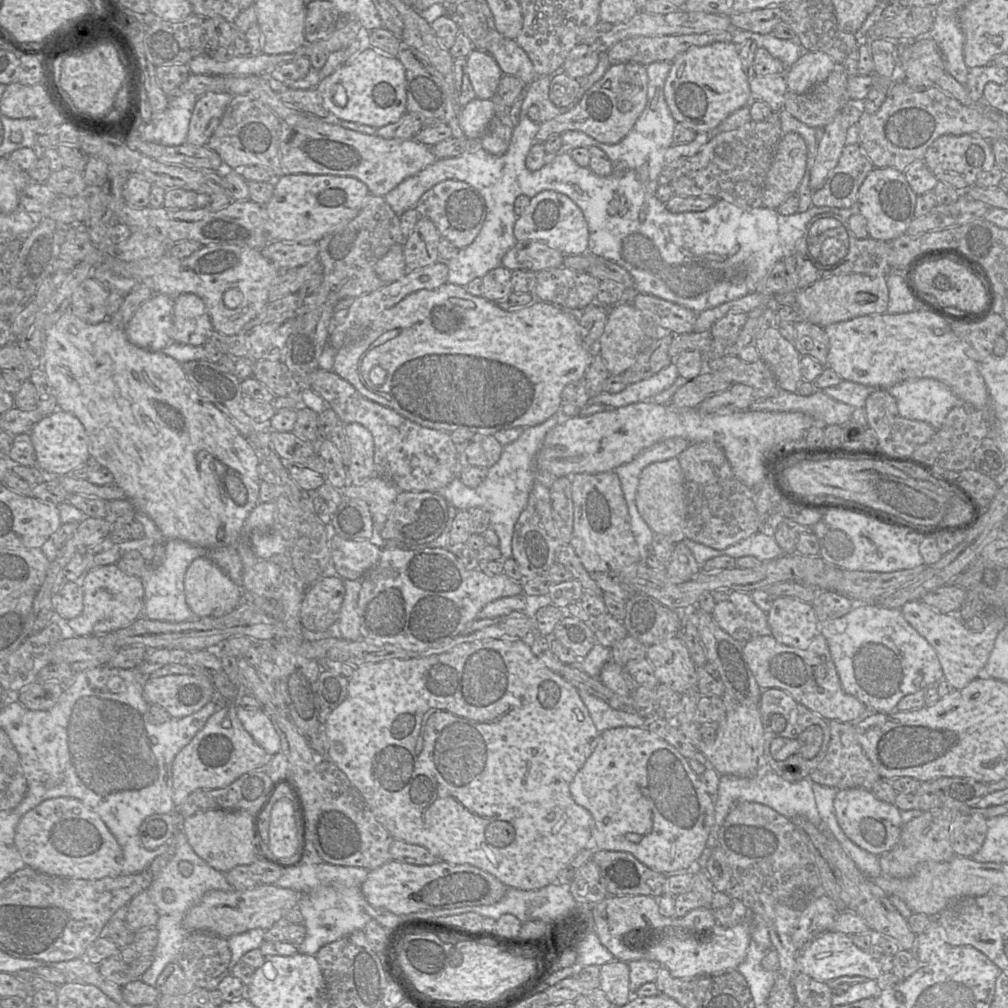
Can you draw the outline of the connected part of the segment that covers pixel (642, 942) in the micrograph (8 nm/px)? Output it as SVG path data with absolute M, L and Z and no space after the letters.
M607 896L590 907L589 918L600 942L617 960L650 960L665 967L674 978L692 979L725 971L736 970L746 957L751 938L749 921L732 927L717 924L710 907L690 911L681 918L664 917L659 912L657 900L651 896Z

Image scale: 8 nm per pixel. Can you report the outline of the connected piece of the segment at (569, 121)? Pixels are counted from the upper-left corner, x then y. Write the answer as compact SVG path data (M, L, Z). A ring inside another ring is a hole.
M639 63L613 64L604 76L591 88L586 90L581 99L566 112L541 124L535 137L535 143L543 144L551 135L566 131L580 131L591 138L608 145L617 144L633 129L636 121L647 105L648 74L645 65Z

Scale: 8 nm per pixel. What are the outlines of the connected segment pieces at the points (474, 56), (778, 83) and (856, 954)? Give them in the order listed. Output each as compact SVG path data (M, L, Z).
M473 50L467 57L467 74L476 98L492 99L503 73L495 59L486 52Z
M785 74L755 76L749 84L753 99L765 101L773 112L784 109L785 94L788 91Z
M834 930L816 936L803 948L801 956L797 955L797 965L800 965L801 971L810 978L825 983L842 976L863 976L876 980L884 973L879 962L854 945L850 936Z

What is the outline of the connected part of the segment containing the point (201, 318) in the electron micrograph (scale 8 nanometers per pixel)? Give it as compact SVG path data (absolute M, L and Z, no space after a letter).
M193 293L174 296L171 340L201 346L209 340L212 323L203 300Z

